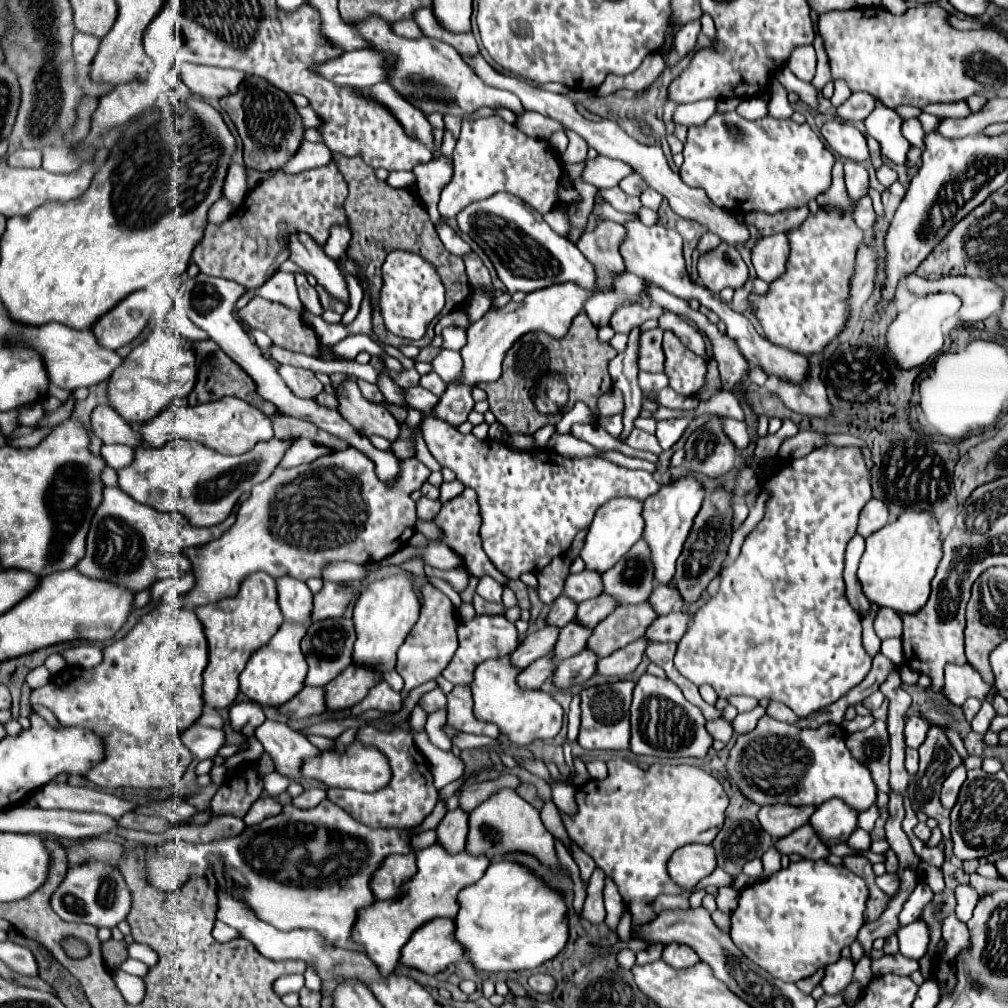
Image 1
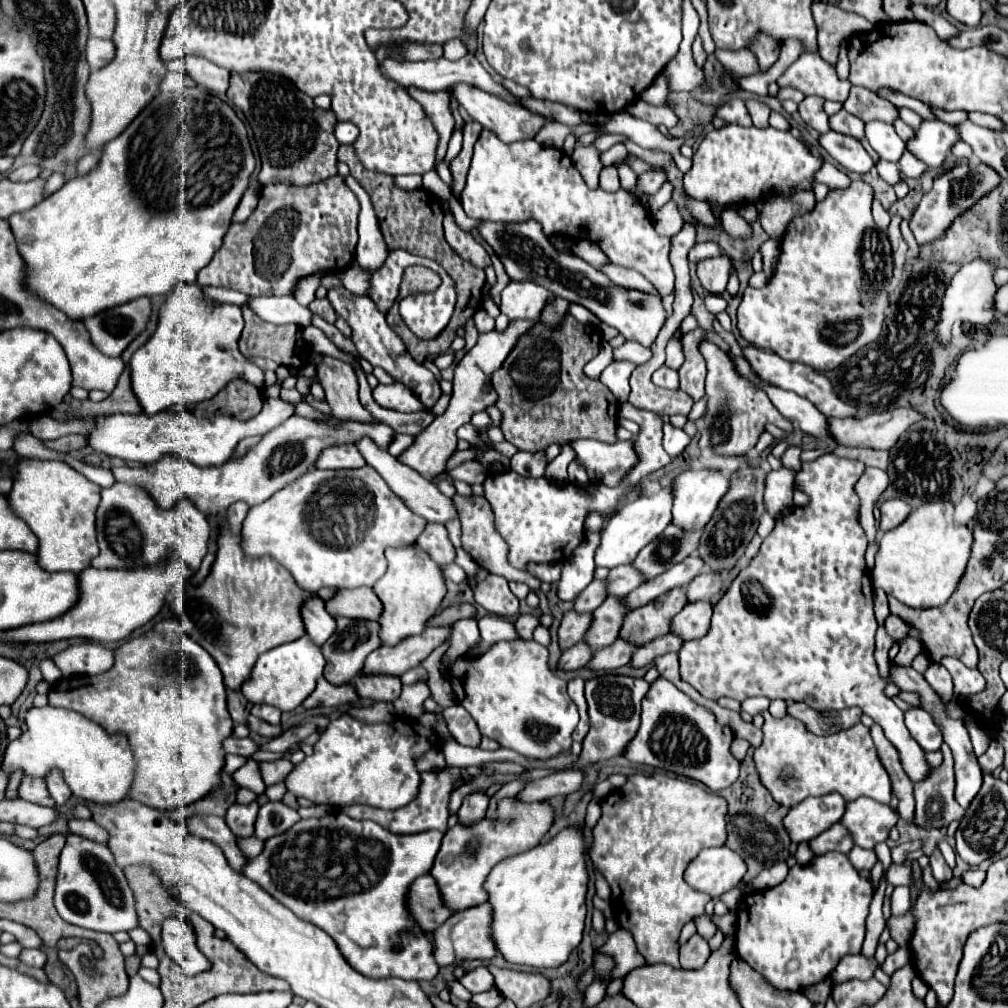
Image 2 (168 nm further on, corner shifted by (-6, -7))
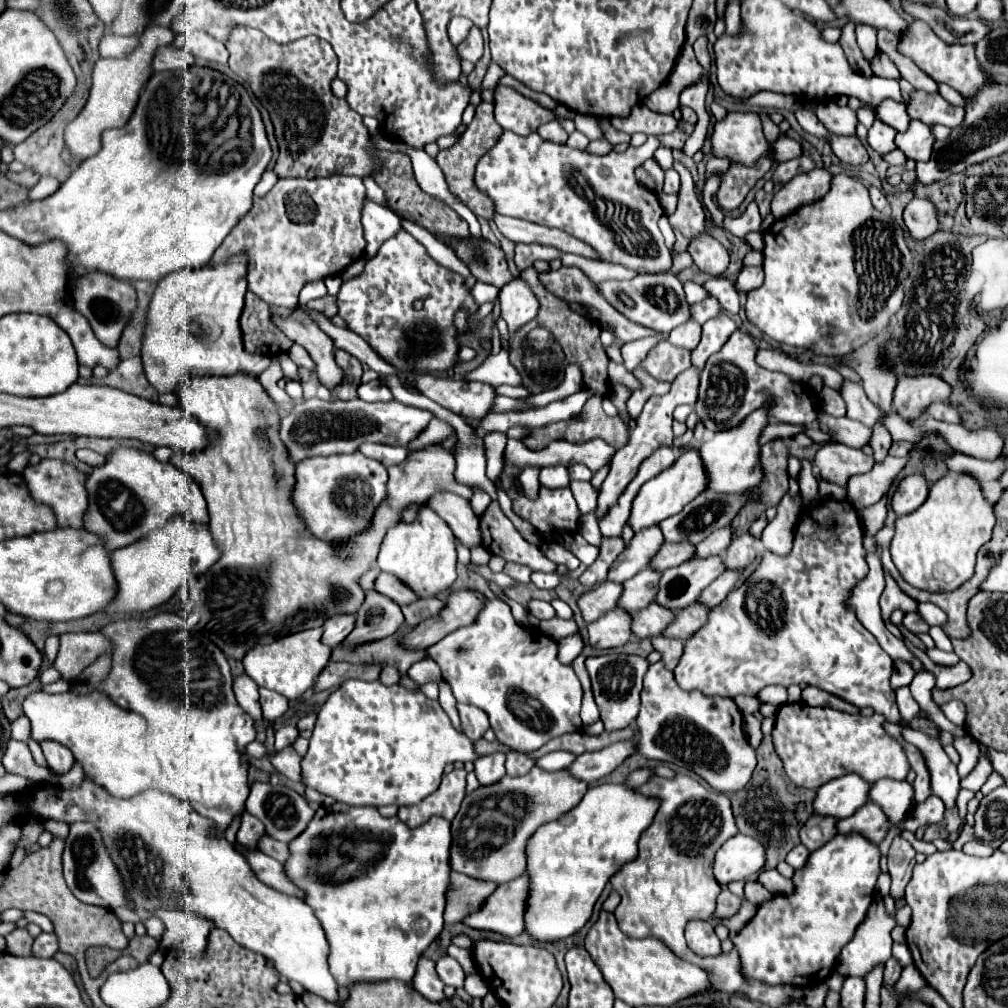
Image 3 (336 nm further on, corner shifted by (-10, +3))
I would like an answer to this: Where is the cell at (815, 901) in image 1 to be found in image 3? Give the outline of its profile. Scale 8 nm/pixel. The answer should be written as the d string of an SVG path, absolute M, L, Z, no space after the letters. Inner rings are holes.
M858 833L836 835L830 843L814 851L806 867L796 871L792 879L796 885L796 893L776 895L764 901L754 919L732 937L734 949L740 955L740 973L766 985L794 985L800 989L808 989L826 981L834 971L842 947L852 939L856 927L864 921L864 915L868 913L868 907L874 899L874 885L878 881L878 875L882 873L880 857L882 853L878 845Z

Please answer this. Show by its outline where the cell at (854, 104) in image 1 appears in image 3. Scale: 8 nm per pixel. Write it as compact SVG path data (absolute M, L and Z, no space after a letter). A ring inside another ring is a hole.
M834 101L820 103L816 109L820 123L824 123L826 131L832 135L854 135L856 129L856 113L850 107L840 107Z

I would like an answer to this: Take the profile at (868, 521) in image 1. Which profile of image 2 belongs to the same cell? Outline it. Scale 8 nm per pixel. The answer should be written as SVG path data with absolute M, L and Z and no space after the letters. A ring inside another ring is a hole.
M886 501L880 507L880 529L882 531L890 531L894 527L898 527L906 517L908 517L910 509L908 505L904 505L904 501Z

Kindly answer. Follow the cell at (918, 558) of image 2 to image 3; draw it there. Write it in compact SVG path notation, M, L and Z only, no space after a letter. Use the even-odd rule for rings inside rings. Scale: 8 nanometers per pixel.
M962 473L958 477L946 475L936 483L932 483L930 495L920 509L896 521L896 535L890 545L892 561L900 569L902 577L914 587L926 591L954 591L956 587L960 587L960 583L964 583L974 575L976 553L980 551L982 545L986 545L992 539L994 525L996 525L994 503L984 497L980 481L968 473Z

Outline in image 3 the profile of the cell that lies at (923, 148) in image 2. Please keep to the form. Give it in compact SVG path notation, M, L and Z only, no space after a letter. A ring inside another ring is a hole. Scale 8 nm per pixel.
M910 121L904 133L896 135L896 149L900 149L912 161L928 161L932 153L934 137L930 127L920 121Z

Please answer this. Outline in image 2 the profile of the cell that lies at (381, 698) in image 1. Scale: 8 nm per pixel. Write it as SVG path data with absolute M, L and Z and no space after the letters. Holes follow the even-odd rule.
M356 677L356 691L360 699L372 699L374 703L392 703L400 697L400 679L396 677Z

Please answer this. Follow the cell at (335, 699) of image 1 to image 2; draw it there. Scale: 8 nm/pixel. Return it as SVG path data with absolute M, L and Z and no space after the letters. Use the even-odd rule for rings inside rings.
M426 627L422 635L406 637L404 641L400 641L400 645L374 649L360 673L400 677L402 673L420 665L430 655L430 651L448 637L448 633L450 629L446 627Z

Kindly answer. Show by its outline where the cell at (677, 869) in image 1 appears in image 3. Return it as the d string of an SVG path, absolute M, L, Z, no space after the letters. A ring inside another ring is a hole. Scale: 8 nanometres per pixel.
M738 833L716 853L714 875L720 885L756 877L766 865L766 845L760 839Z

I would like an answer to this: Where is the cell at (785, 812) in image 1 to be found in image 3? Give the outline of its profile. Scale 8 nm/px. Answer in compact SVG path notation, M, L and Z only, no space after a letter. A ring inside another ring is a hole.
M848 773L840 779L832 779L818 789L814 799L814 813L830 815L836 819L850 817L858 807L868 803L870 783L866 783L858 773Z

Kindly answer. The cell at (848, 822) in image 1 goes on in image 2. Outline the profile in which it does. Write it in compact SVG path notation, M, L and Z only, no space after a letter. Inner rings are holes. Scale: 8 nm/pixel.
M862 797L846 803L846 811L838 823L848 829L854 845L874 849L876 843L886 841L888 831L896 825L896 821L898 813L888 805L876 805L876 801Z

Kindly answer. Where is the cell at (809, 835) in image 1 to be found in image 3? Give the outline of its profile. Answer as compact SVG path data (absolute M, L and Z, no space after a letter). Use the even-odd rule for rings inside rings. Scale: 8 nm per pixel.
M866 803L854 815L838 821L838 833L860 833L874 843L880 843L890 829L890 821L876 803Z

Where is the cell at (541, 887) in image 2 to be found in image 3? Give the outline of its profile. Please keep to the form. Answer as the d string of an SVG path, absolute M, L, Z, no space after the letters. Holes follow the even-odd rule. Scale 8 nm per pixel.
M602 783L590 787L574 809L570 809L568 813L560 815L550 823L544 823L528 841L526 873L530 875L530 895L528 895L528 913L524 915L526 931L534 939L544 943L554 943L578 933L584 927L584 923L590 919L594 903L598 901L610 877L616 875L626 863L636 859L638 839L644 827L652 823L658 807L660 807L660 799L652 799L642 793L638 795L636 789L628 785Z

